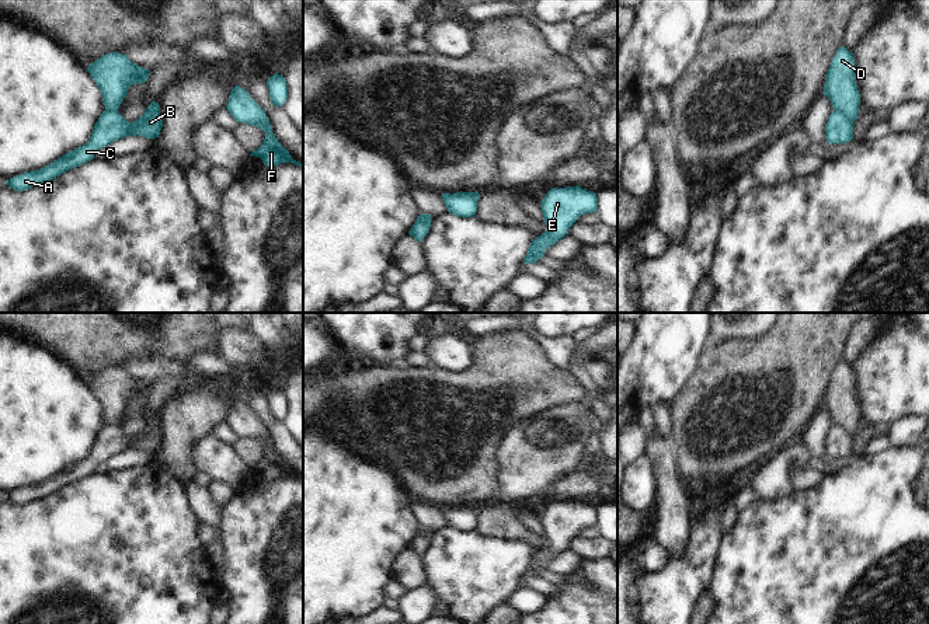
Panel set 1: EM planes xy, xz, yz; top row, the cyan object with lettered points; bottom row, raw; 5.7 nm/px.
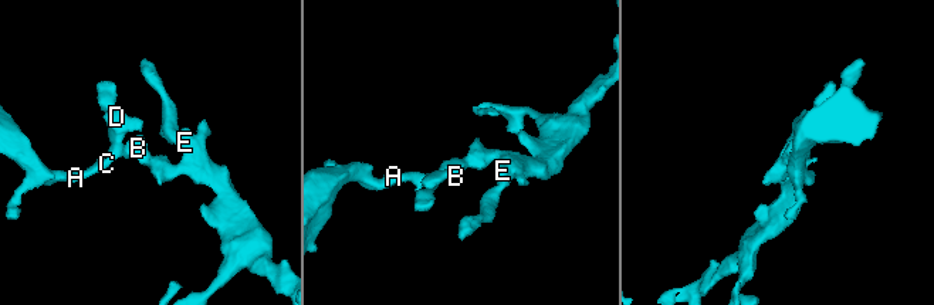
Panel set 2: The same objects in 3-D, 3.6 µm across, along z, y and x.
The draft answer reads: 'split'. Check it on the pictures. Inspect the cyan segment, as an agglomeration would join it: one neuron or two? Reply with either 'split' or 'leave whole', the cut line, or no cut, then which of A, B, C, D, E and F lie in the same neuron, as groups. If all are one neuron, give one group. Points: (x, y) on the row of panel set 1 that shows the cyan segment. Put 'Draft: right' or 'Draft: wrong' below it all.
split; cut in yz along (834, 110), (838, 110), (852, 122); A B C E F / D
Draft: right

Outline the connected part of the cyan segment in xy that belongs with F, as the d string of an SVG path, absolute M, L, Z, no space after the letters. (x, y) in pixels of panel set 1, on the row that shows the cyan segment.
M240 86L233 87L226 109L237 122L257 126L265 132L262 144L250 156L260 157L268 167L293 163L303 168L303 165L293 160L289 151L278 142L272 133L272 126L265 111L251 98L247 90Z

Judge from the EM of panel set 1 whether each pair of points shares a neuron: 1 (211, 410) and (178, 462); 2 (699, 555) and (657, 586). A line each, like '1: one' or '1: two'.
1: one
2: one

